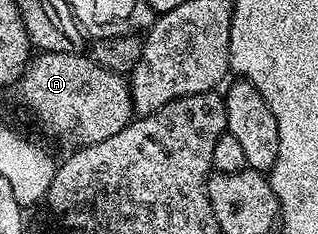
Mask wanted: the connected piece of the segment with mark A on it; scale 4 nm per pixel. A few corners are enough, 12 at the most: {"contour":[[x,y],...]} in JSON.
{"contour":[[45,51],[18,90],[48,134],[106,141],[134,118],[129,80]]}

